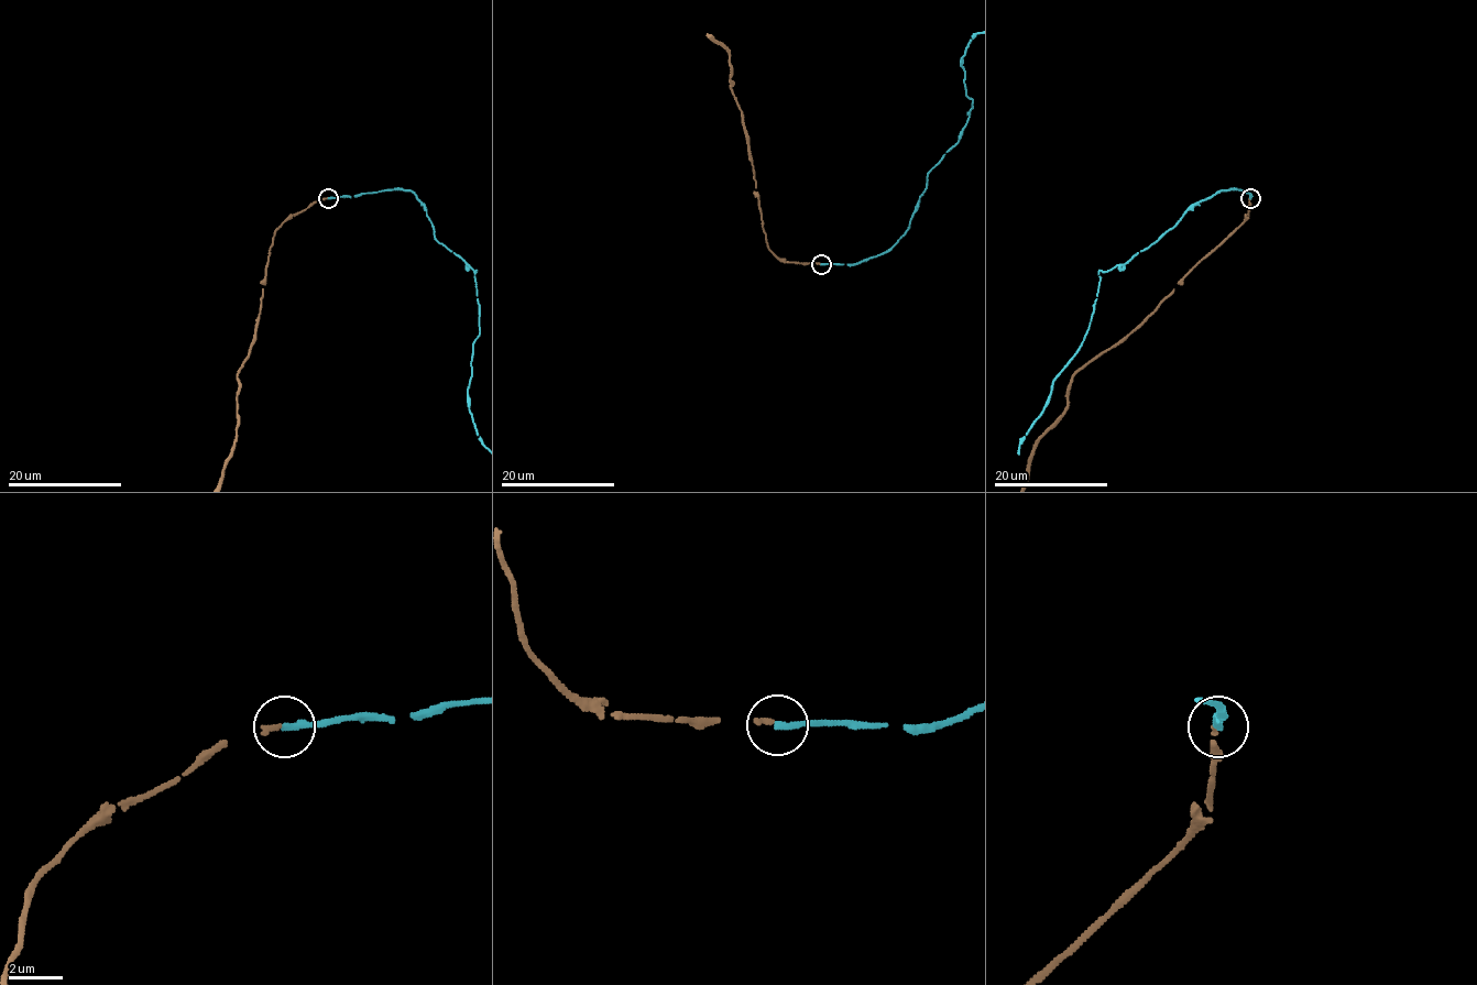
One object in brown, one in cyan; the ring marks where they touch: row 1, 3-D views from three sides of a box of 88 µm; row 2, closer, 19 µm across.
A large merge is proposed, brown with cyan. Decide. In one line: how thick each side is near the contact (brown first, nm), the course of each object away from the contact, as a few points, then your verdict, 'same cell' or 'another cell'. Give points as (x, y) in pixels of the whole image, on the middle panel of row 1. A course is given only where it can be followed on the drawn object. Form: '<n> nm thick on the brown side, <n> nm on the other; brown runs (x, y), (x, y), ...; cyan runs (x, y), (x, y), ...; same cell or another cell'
160 nm thick on the brown side, 240 nm on the other; cyan runs (821, 264), (865, 261), (907, 230), (972, 107), (961, 58), (978, 33); same cell

